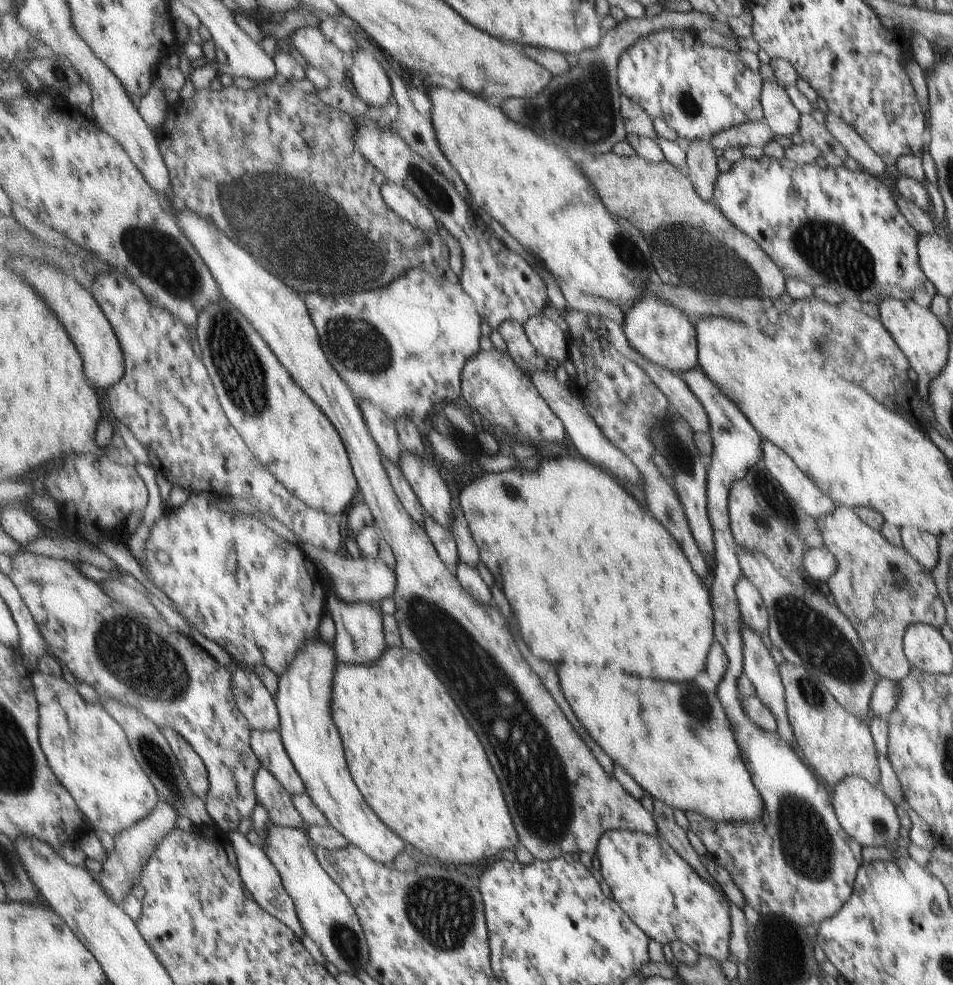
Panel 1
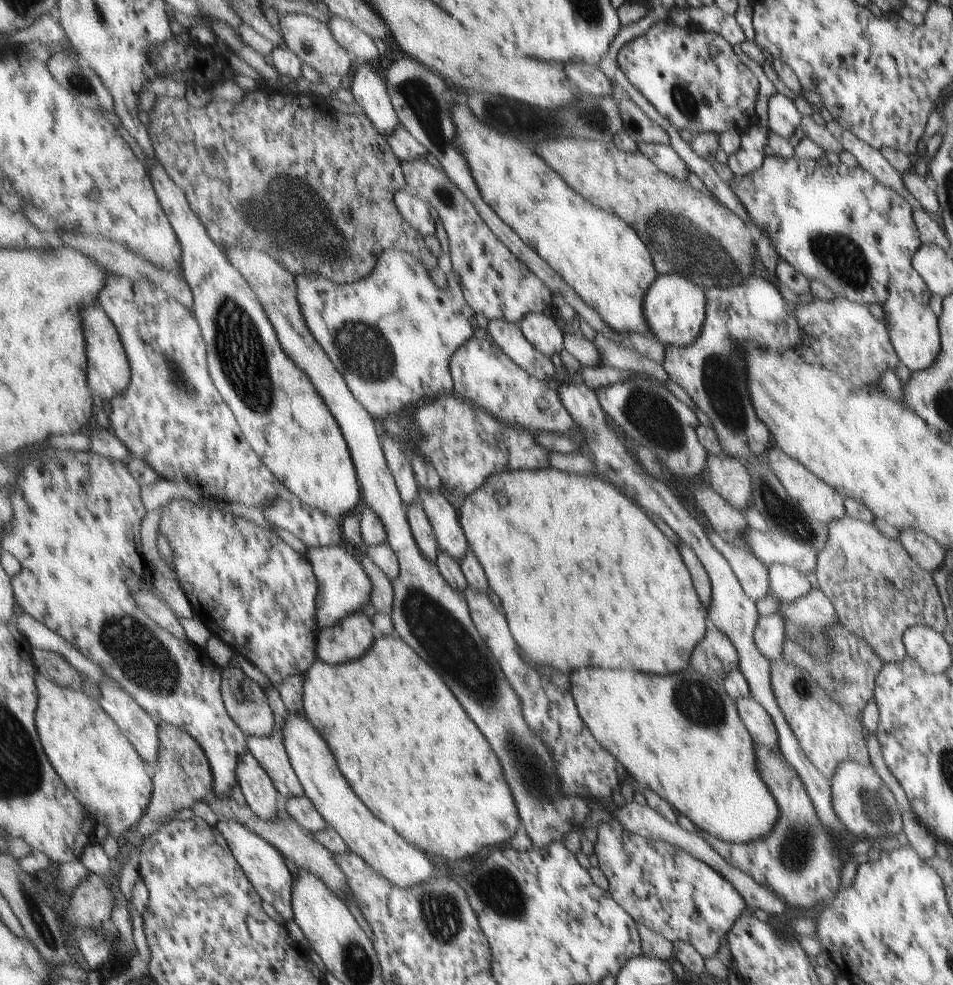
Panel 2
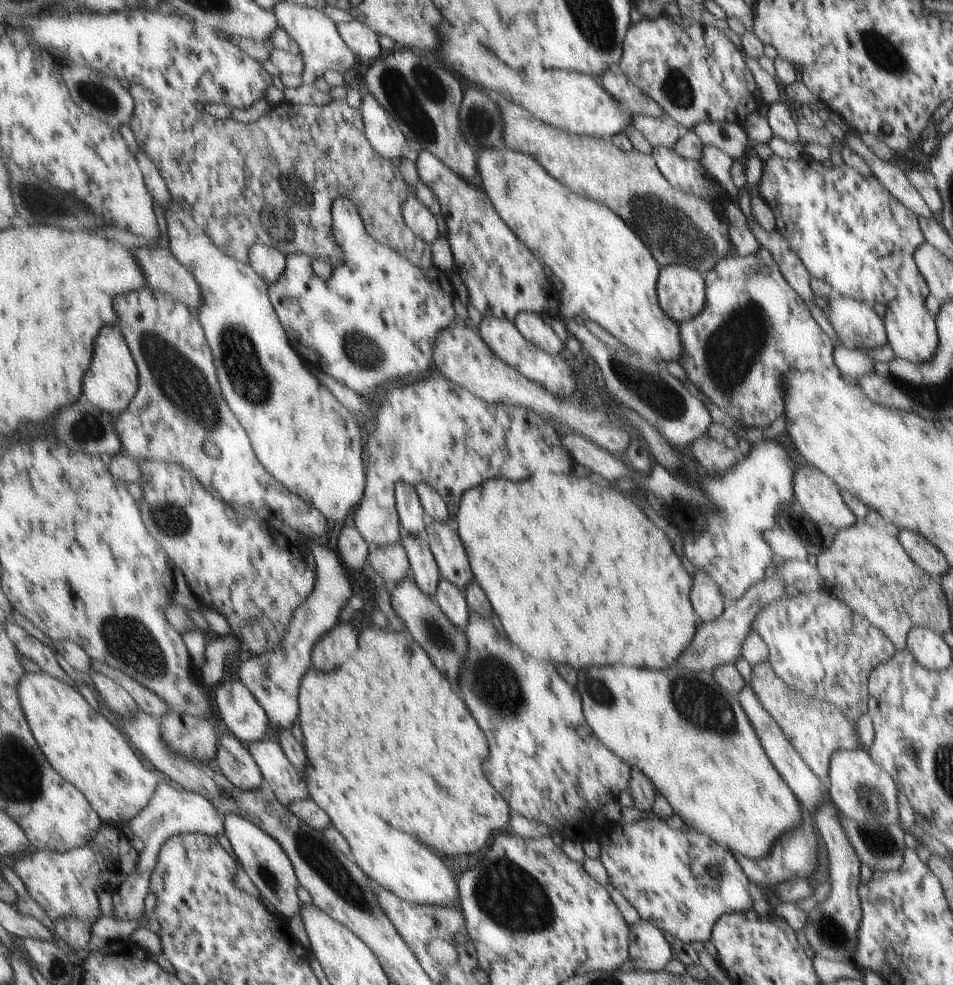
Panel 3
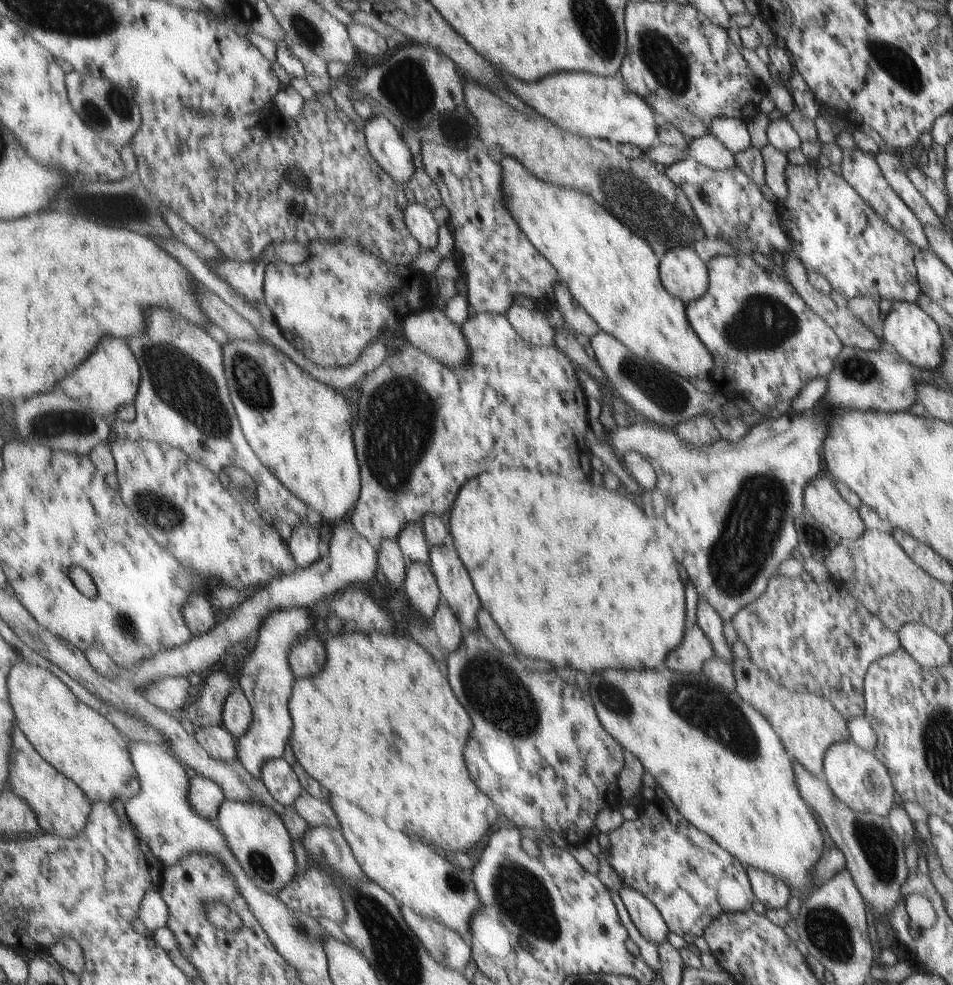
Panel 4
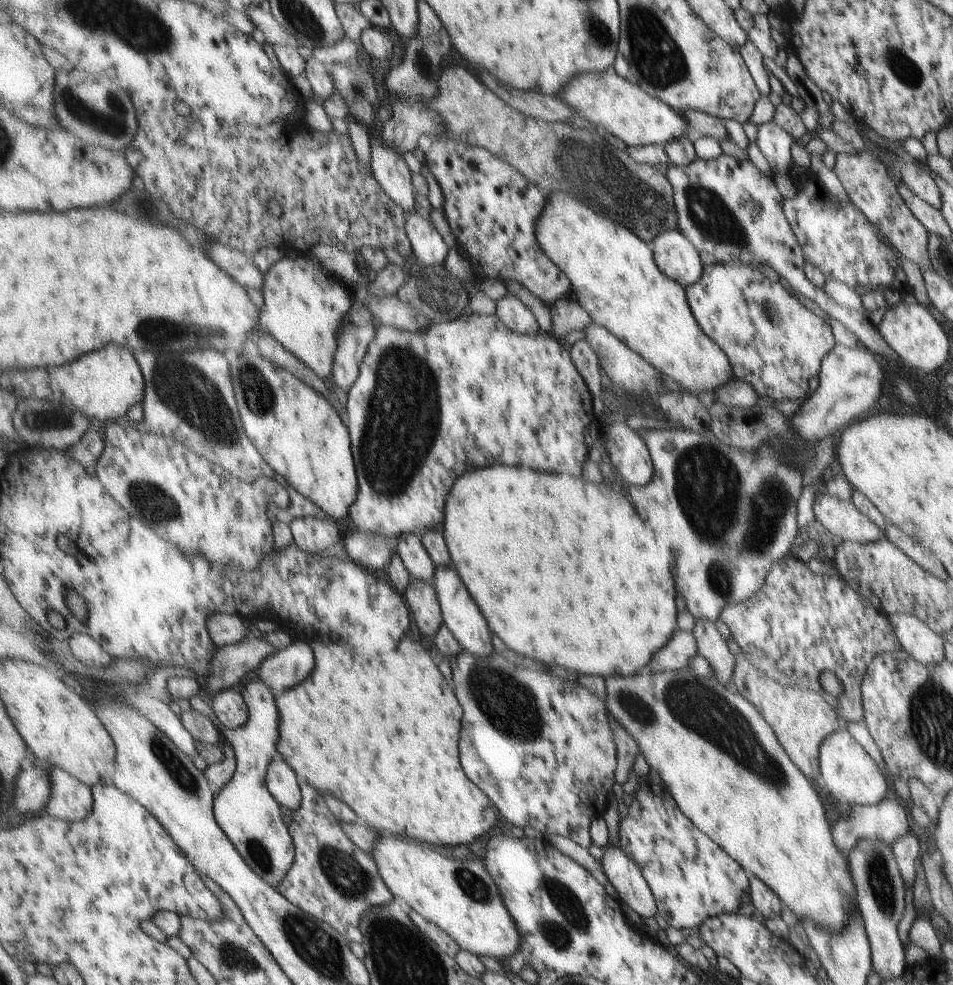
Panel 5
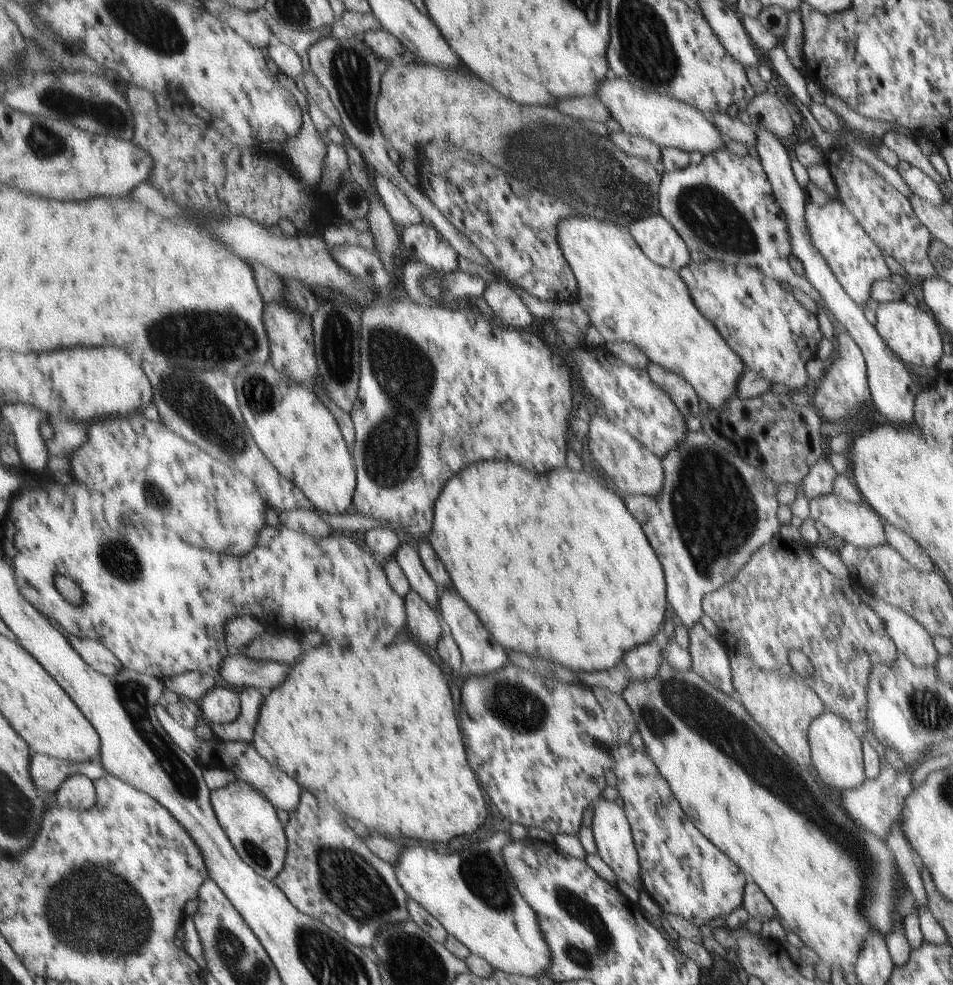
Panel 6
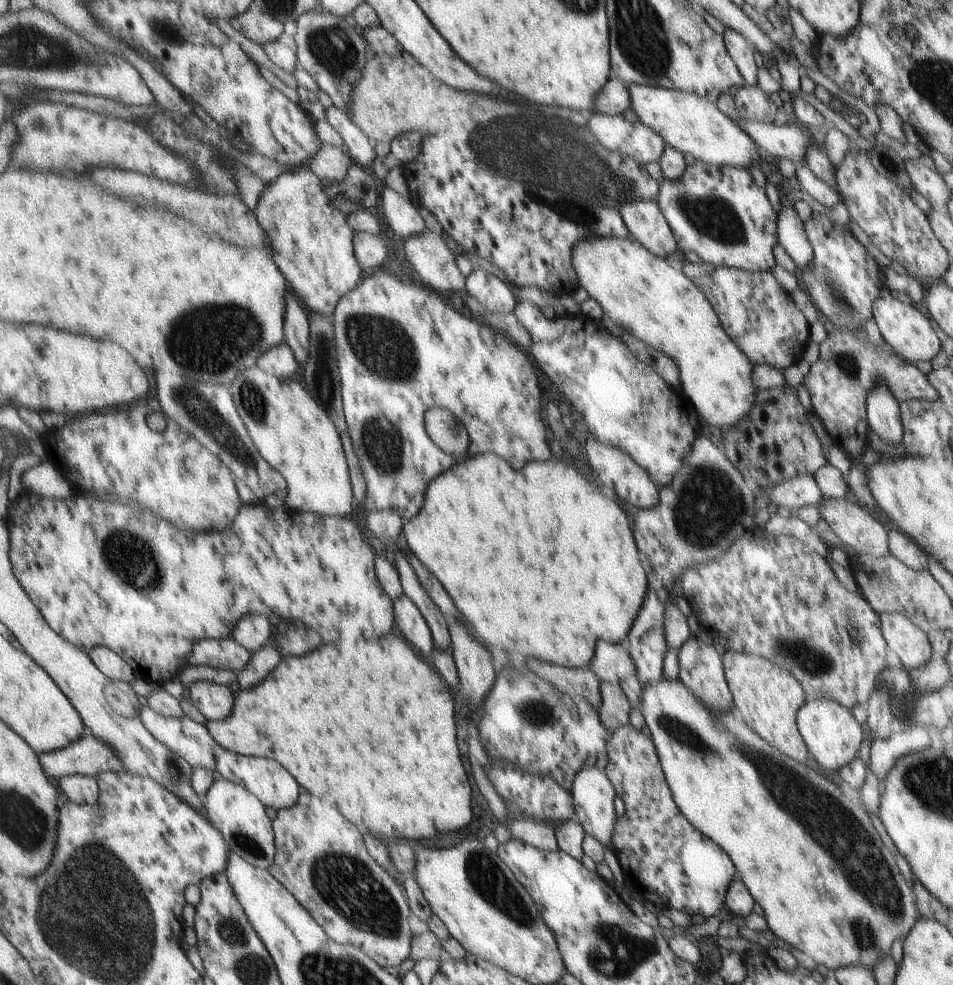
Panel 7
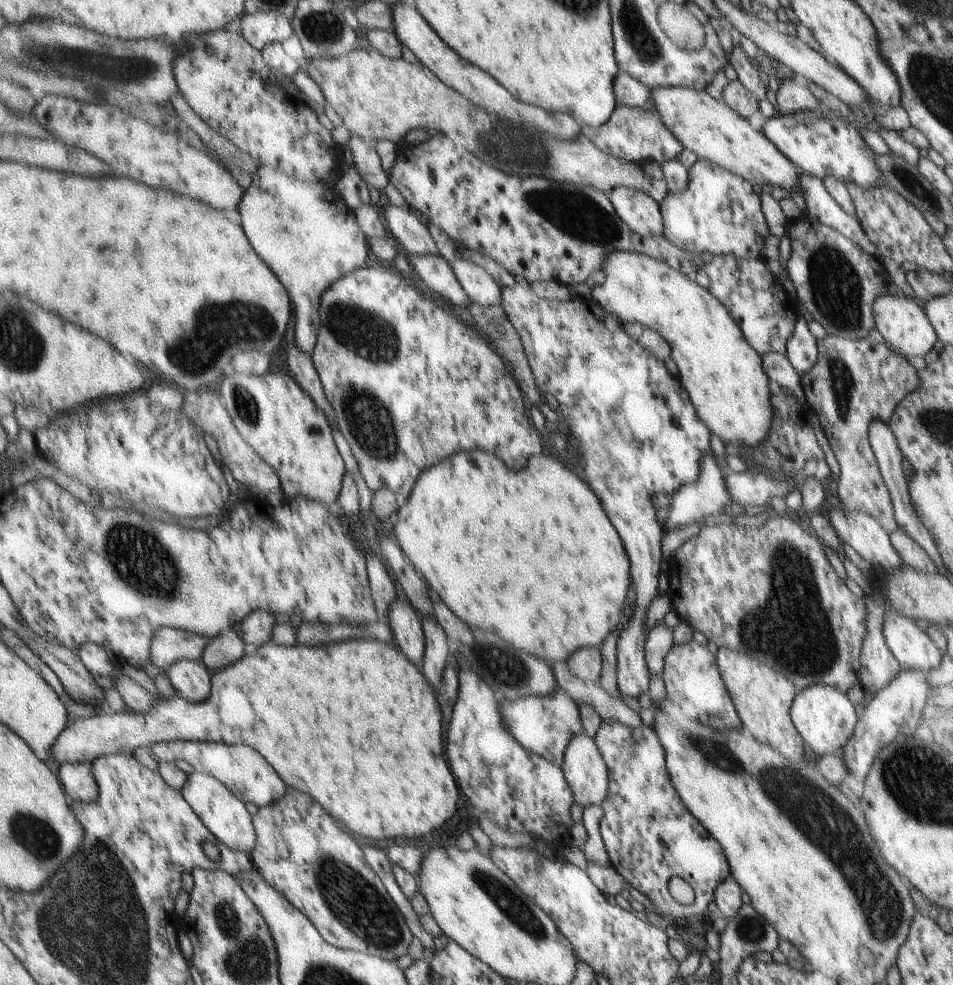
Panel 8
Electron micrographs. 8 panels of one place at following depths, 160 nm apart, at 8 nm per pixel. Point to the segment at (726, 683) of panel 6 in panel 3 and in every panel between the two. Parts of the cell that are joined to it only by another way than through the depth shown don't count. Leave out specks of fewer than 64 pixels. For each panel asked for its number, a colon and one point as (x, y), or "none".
3: (707, 599)
4: (708, 619)
5: (710, 644)

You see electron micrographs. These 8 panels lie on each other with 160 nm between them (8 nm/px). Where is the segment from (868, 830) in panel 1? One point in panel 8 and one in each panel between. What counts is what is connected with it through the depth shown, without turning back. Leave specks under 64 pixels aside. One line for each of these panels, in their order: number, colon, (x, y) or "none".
2: (865, 808)
3: (862, 791)
4: (856, 778)
5: (849, 775)
6: (835, 751)
7: (832, 737)
8: (822, 716)

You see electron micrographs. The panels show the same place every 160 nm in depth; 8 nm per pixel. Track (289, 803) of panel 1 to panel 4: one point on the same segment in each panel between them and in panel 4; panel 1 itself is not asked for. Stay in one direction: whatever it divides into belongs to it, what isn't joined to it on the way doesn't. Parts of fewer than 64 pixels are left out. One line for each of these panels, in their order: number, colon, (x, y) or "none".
2: (260, 792)
3: (235, 760)
4: (220, 743)

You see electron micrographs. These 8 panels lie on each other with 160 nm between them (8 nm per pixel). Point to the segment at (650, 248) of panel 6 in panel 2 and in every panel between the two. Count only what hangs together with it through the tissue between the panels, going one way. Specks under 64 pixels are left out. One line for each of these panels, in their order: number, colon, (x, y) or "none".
2: (673, 308)
3: (681, 287)
4: (684, 274)
5: (677, 257)

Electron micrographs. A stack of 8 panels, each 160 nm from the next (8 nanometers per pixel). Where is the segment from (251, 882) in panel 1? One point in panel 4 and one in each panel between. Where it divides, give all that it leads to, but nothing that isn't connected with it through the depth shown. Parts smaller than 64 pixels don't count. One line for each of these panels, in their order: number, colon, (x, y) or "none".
2: (262, 862)
3: (265, 861)
4: (262, 843)

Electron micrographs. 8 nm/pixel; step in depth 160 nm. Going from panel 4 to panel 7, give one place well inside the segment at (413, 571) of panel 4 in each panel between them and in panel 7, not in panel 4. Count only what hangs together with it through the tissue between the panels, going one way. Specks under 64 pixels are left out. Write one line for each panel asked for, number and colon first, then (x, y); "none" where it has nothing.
5: (421, 597)
6: (424, 620)
7: (411, 622)

